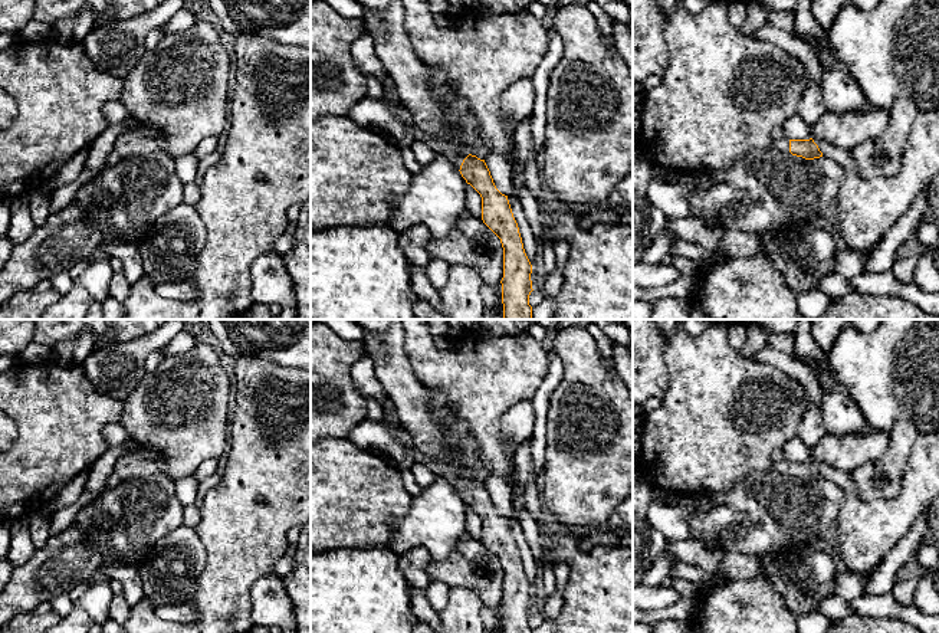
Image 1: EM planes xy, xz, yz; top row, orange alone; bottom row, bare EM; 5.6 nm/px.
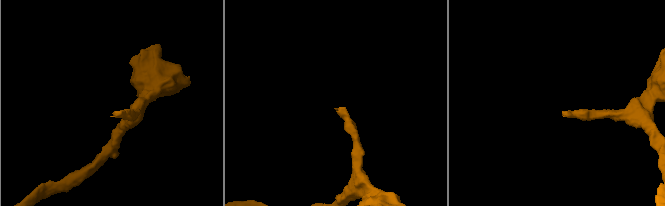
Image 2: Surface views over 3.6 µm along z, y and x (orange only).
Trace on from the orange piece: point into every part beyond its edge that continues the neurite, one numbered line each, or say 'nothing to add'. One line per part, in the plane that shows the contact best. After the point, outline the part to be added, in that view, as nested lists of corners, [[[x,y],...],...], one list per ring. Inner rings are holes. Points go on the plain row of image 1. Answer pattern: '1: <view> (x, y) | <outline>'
1: xz (387, 350) | [[[391,319],[385,332],[364,332],[365,352],[372,360],[378,383],[395,404],[400,423],[411,434],[416,447],[430,457],[437,472],[460,492],[470,469],[457,463],[457,452],[444,439],[444,427],[434,417],[433,391],[411,370],[403,324],[400,319]]]

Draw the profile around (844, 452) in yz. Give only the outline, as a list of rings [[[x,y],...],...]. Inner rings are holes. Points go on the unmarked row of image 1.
[[[869,429],[864,434],[825,433],[810,450],[811,459],[841,472],[853,473],[867,462],[877,460],[889,447],[890,433]]]

